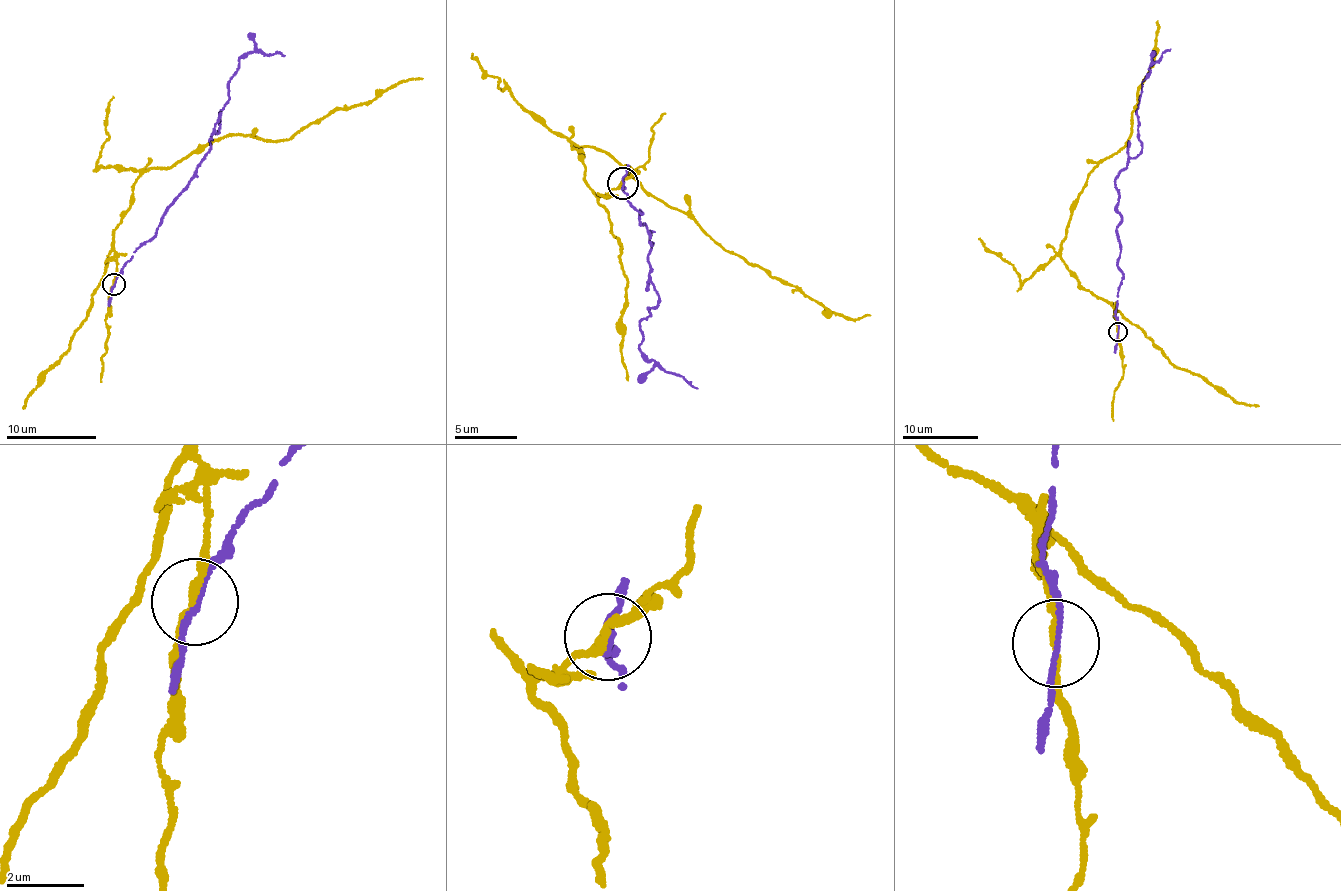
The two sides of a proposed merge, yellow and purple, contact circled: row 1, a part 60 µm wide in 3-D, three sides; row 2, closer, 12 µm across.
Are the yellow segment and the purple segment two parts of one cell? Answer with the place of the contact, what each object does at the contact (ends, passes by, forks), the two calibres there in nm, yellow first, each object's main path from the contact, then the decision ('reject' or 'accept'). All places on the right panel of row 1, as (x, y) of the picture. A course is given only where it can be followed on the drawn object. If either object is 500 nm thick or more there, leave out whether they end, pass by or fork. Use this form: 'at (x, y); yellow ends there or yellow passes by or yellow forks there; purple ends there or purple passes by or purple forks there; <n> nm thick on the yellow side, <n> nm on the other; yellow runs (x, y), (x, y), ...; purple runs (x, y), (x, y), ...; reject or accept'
at (1118, 331); yellow passes by; purple passes by; 170 nm thick on the yellow side, 110 nm on the other; yellow runs (1118, 331), (1113, 305), (1079, 284), (1062, 261), (1059, 246), (1089, 177), (1129, 138), (1156, 49), (1158, 20); purple runs (1118, 331), (1123, 275), (1118, 265), (1121, 218), (1116, 176), (1142, 151), (1136, 109), (1142, 83), (1170, 50); reject

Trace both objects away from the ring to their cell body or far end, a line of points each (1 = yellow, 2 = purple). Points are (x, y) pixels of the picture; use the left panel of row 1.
1: (114, 285), (112, 243), (135, 180), (151, 168), (172, 168), (227, 136), (288, 140), (336, 110), (423, 78)
2: (114, 285), (196, 174), (211, 135), (220, 131), (219, 112), (239, 59), (249, 52), (284, 57)

